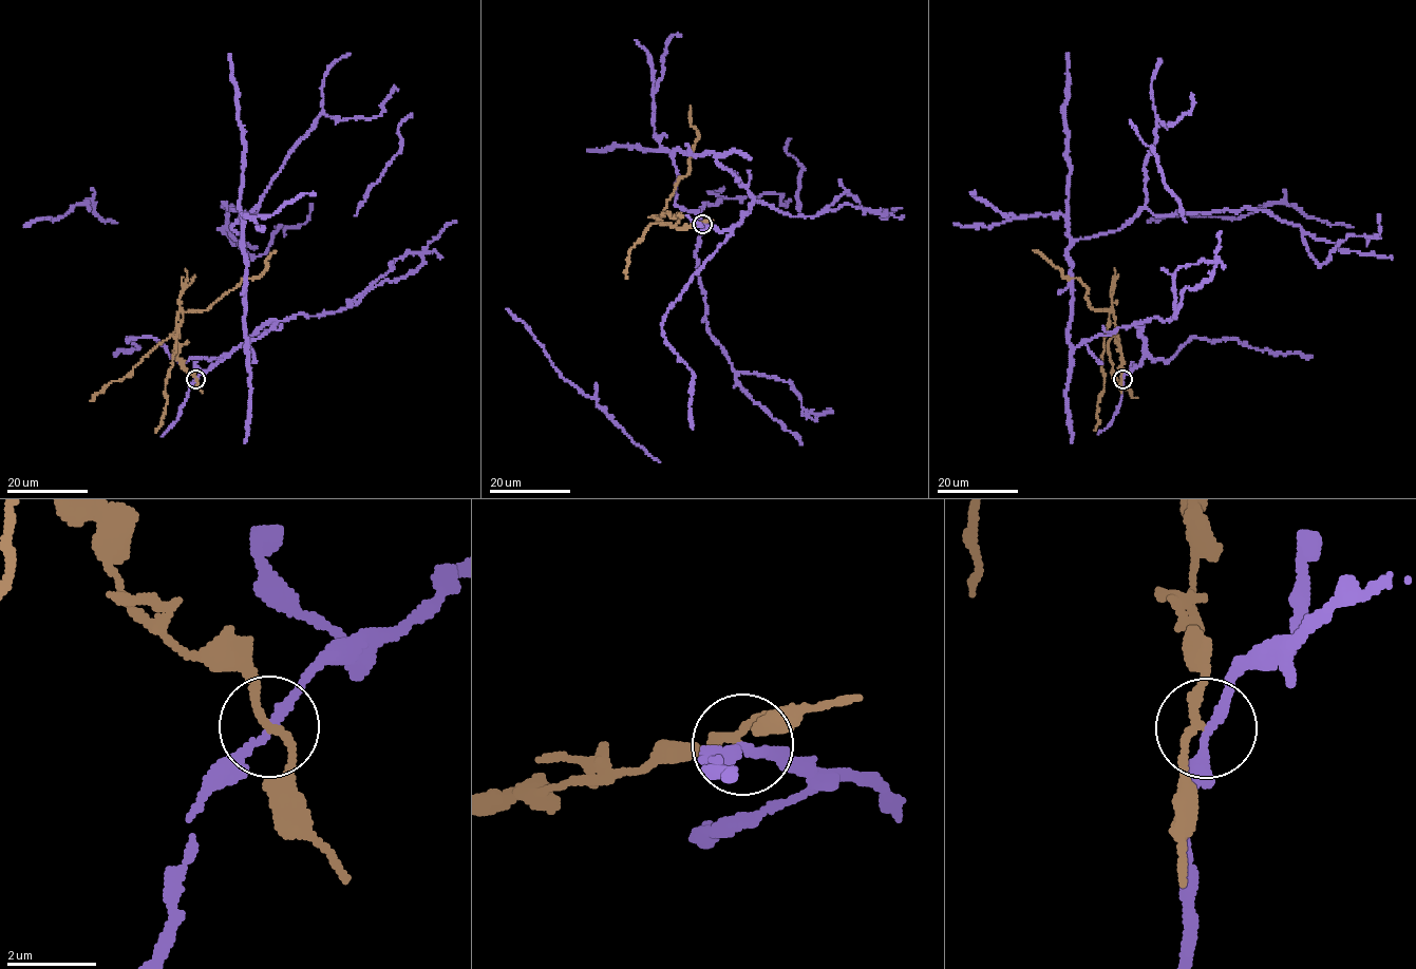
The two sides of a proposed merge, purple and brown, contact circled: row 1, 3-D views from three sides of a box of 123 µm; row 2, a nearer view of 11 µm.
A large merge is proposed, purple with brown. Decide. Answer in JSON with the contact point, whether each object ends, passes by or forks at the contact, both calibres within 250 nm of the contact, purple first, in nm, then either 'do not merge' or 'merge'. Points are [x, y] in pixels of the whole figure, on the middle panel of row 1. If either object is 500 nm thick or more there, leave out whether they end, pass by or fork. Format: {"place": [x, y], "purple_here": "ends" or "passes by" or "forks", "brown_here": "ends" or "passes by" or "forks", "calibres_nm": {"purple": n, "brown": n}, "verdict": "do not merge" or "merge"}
{"place": [702, 224], "purple_here": "passes by", "brown_here": "passes by", "calibres_nm": {"purple": 180, "brown": 160}, "verdict": "do not merge"}

